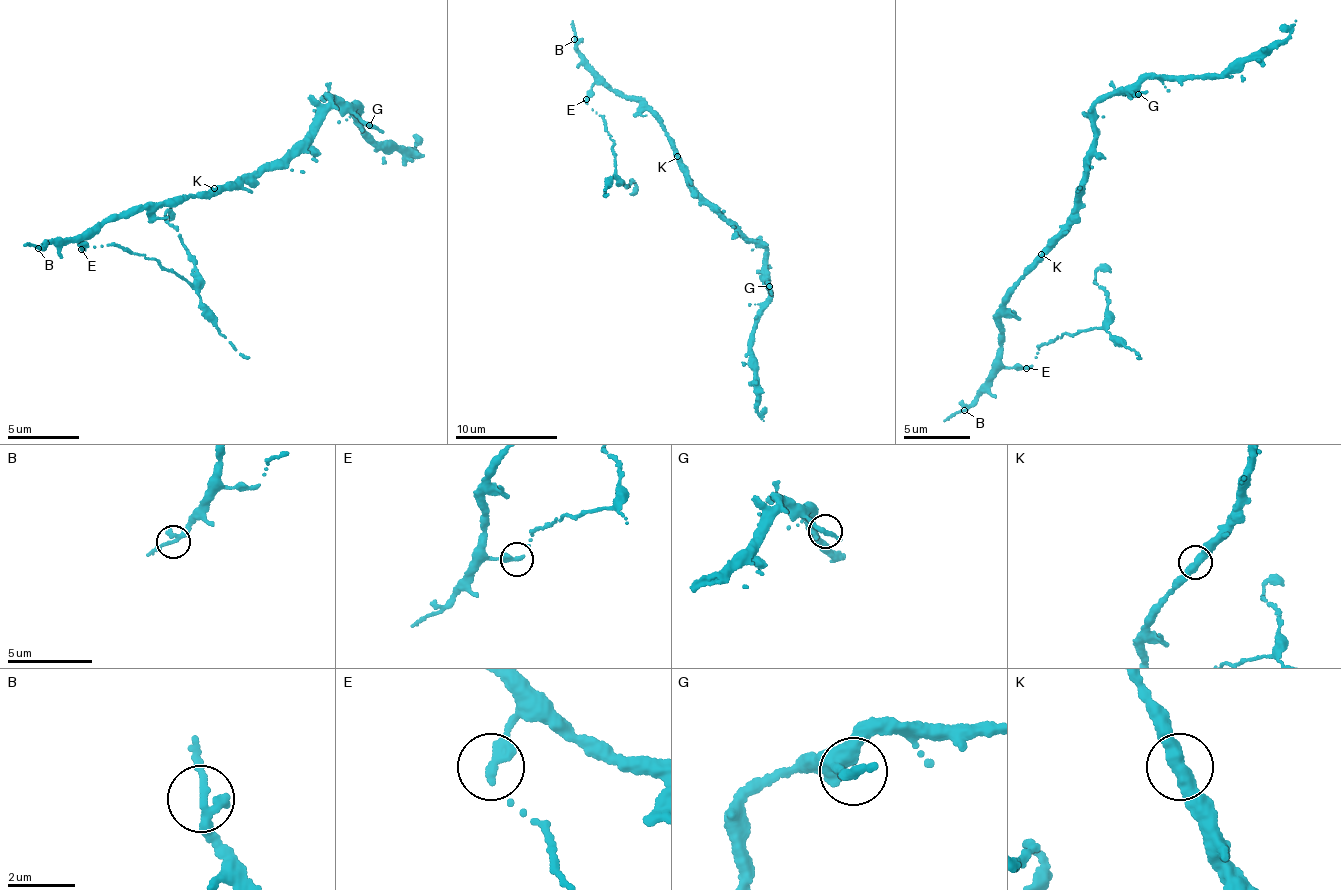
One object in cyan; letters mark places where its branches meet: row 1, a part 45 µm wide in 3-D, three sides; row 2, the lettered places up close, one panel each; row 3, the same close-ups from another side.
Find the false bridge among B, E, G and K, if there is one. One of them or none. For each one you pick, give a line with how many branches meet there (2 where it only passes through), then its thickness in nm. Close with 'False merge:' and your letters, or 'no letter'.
E: 1 | 440 nm
False merge: E

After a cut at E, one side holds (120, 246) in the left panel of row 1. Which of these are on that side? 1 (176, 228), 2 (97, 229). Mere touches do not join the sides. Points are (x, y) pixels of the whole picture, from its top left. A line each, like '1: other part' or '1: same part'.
1: same part
2: other part

